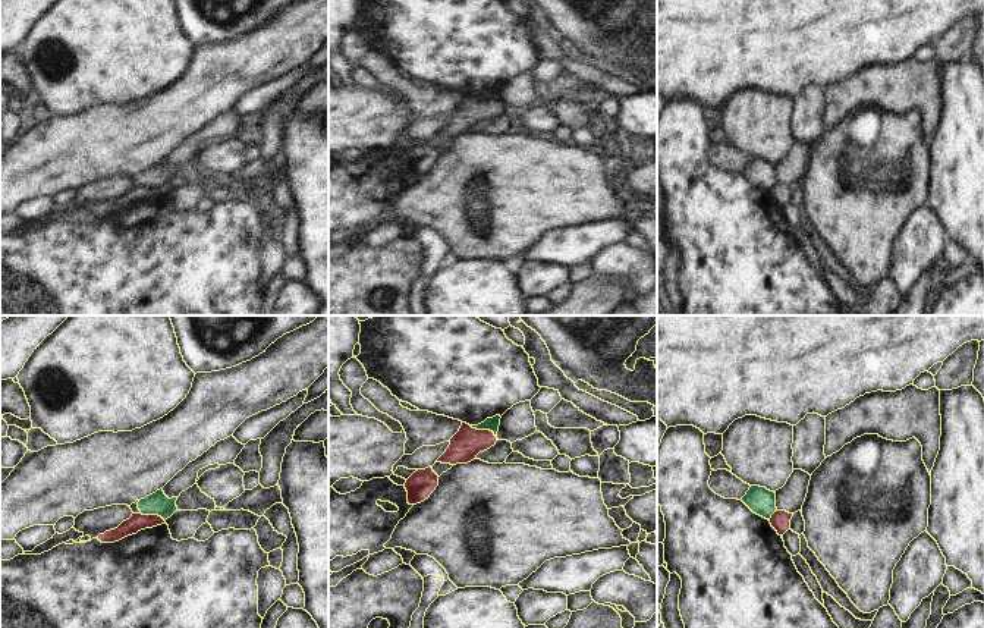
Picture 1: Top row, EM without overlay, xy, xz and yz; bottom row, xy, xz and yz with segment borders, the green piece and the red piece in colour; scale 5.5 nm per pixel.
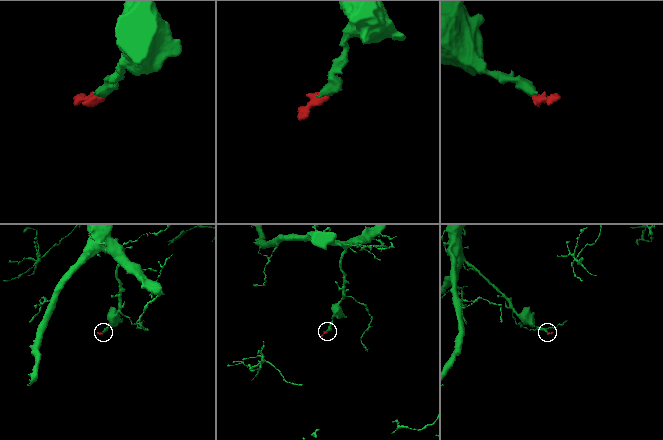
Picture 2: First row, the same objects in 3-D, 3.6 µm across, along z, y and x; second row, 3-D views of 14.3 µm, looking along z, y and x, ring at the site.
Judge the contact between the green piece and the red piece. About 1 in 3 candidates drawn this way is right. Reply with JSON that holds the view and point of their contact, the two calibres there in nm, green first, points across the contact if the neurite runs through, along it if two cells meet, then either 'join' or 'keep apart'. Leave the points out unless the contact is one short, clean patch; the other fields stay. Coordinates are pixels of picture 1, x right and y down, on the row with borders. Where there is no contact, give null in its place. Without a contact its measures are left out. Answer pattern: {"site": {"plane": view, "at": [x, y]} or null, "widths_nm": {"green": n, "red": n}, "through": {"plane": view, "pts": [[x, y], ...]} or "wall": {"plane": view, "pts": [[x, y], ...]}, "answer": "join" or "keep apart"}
{"site": {"plane": "xz", "at": [483, 429]}, "widths_nm": {"green": 70, "red": 170}, "wall": {"plane": "xz", "pts": [[470, 426], [478, 430], [490, 430], [494, 436]]}, "answer": "keep apart"}

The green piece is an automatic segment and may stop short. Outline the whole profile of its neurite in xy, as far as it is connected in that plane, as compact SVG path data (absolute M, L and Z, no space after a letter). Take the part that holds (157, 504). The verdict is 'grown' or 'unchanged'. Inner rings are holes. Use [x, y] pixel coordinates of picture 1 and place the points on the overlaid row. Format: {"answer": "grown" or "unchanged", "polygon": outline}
{"answer": "grown", "polygon": "M160 489L145 499L136 500L129 508L133 514L158 515L166 521L177 511L176 500L177 497L169 499Z"}

